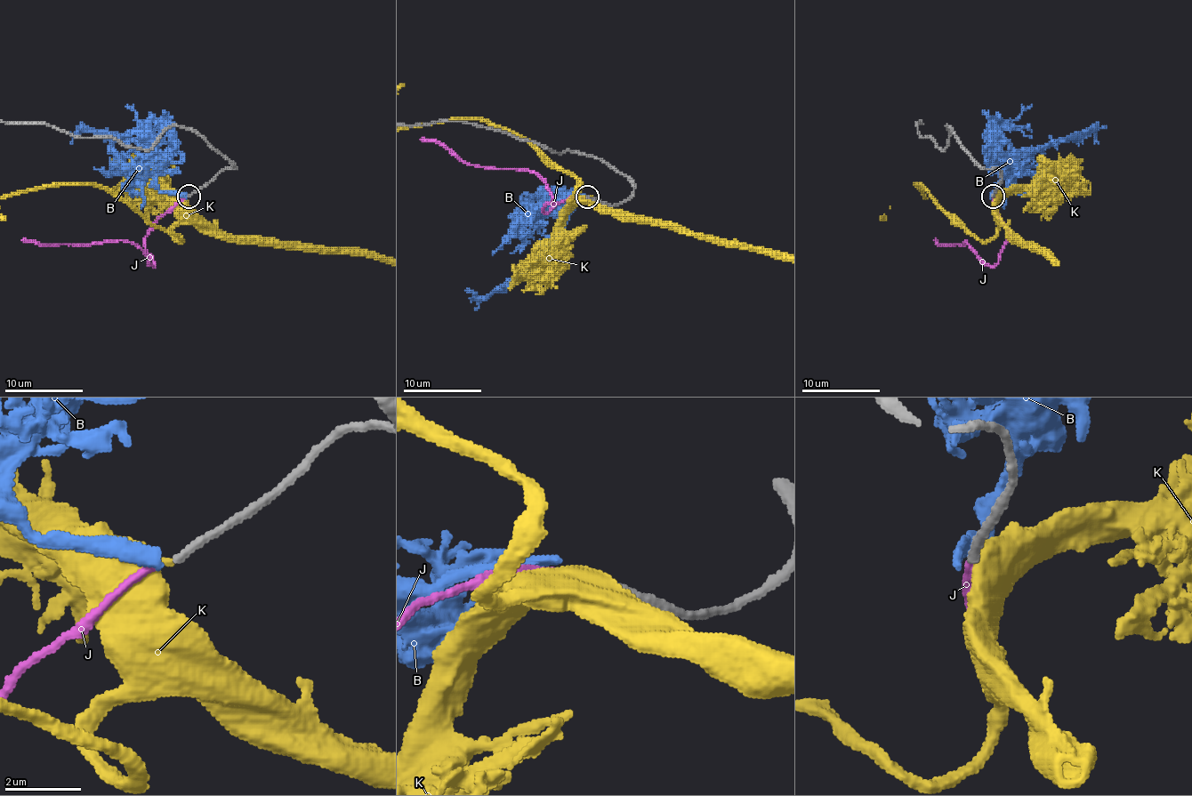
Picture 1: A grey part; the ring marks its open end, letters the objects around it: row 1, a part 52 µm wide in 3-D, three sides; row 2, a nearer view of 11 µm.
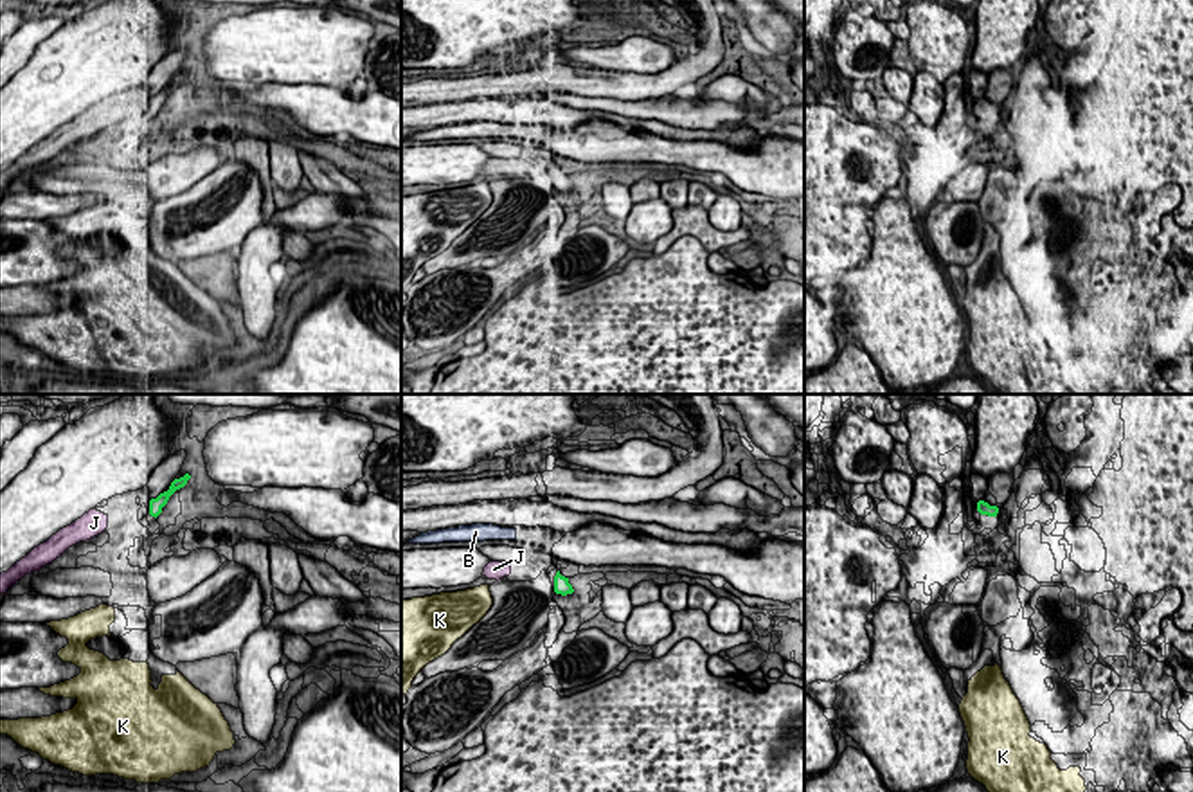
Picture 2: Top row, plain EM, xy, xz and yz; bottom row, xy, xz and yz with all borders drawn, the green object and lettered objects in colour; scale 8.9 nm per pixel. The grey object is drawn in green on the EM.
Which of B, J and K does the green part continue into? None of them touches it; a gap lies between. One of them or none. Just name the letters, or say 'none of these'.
none of these

